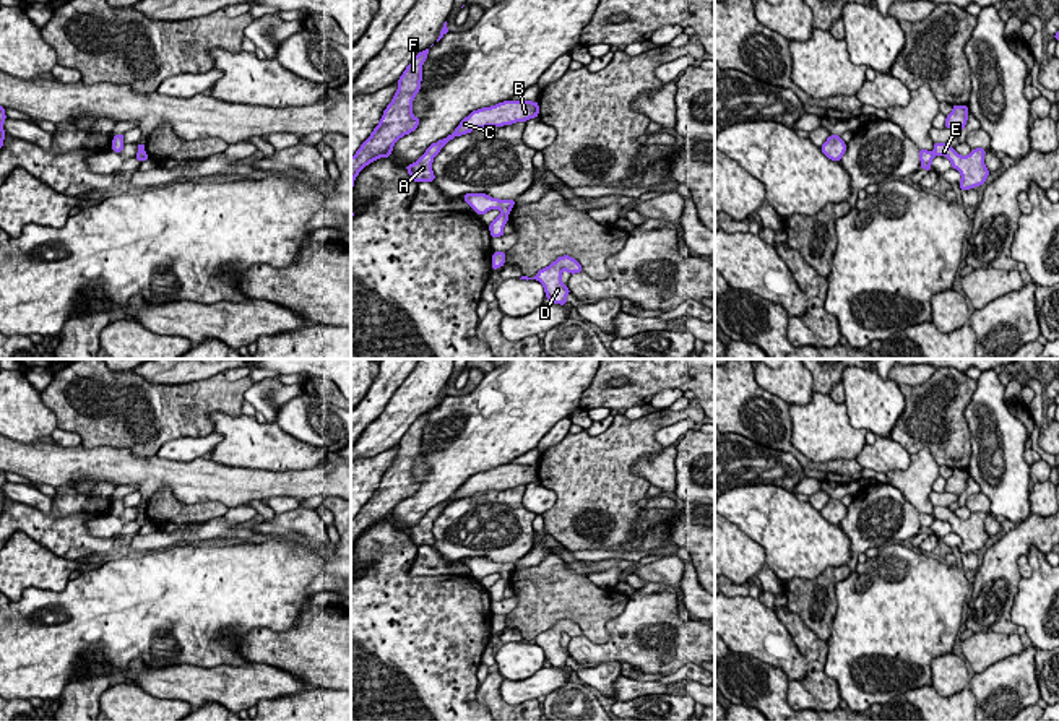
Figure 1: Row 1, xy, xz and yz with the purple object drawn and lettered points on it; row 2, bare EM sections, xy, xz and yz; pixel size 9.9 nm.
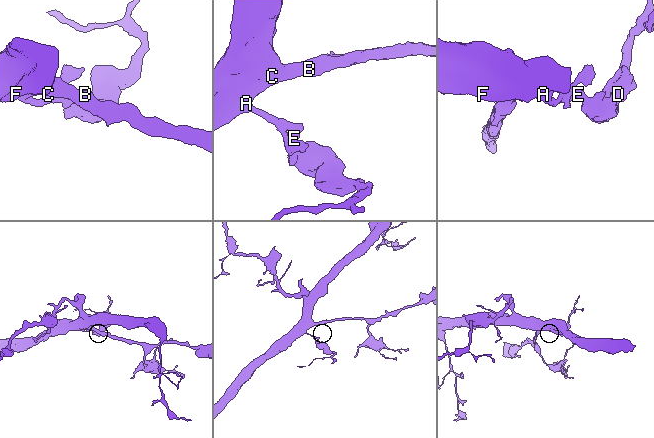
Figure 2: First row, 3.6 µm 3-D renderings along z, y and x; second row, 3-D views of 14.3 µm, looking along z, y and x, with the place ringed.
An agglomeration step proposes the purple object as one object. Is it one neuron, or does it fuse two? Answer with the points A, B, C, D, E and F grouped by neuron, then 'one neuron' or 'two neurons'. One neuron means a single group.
A B C F / D E | two neurons

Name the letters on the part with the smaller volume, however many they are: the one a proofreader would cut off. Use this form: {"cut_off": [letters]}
{"cut_off": ["D", "E"]}

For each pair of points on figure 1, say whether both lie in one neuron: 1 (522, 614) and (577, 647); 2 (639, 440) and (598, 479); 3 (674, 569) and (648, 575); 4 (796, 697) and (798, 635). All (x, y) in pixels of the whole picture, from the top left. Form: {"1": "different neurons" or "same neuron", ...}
{"1": "different neurons", "2": "same neuron", "3": "same neuron", "4": "same neuron"}

